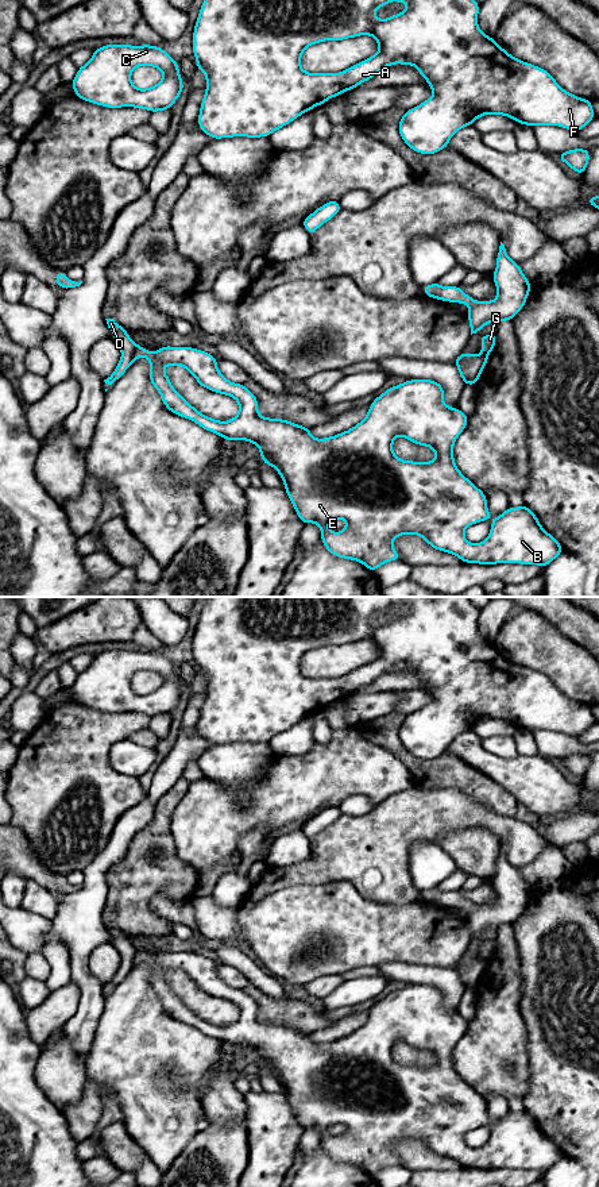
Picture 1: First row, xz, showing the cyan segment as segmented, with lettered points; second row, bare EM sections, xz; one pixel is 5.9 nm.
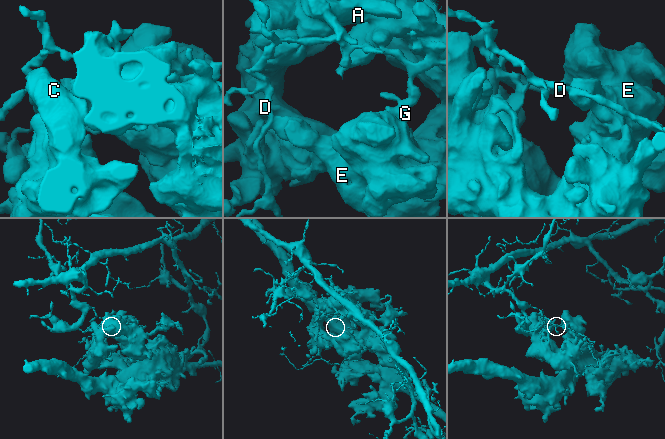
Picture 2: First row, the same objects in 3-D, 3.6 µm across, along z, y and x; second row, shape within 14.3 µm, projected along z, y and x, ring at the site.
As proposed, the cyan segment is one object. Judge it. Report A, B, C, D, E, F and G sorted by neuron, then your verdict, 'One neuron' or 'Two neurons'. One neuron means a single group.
Groups: A B C E F / D G. Two neurons

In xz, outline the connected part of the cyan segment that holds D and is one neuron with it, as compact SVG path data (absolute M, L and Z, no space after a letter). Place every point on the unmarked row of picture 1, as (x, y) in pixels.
M105 924L108 933L115 939L113 947L119 951L121 955L121 963L119 966L119 970L113 975L113 978L104 984L105 988L112 990L116 987L121 980L127 976L127 974L134 967L134 957L136 953L136 948L128 941L128 937L124 932L119 930L113 924Z

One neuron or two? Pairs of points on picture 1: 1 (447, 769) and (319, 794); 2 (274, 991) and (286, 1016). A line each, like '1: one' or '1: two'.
1: two
2: two

